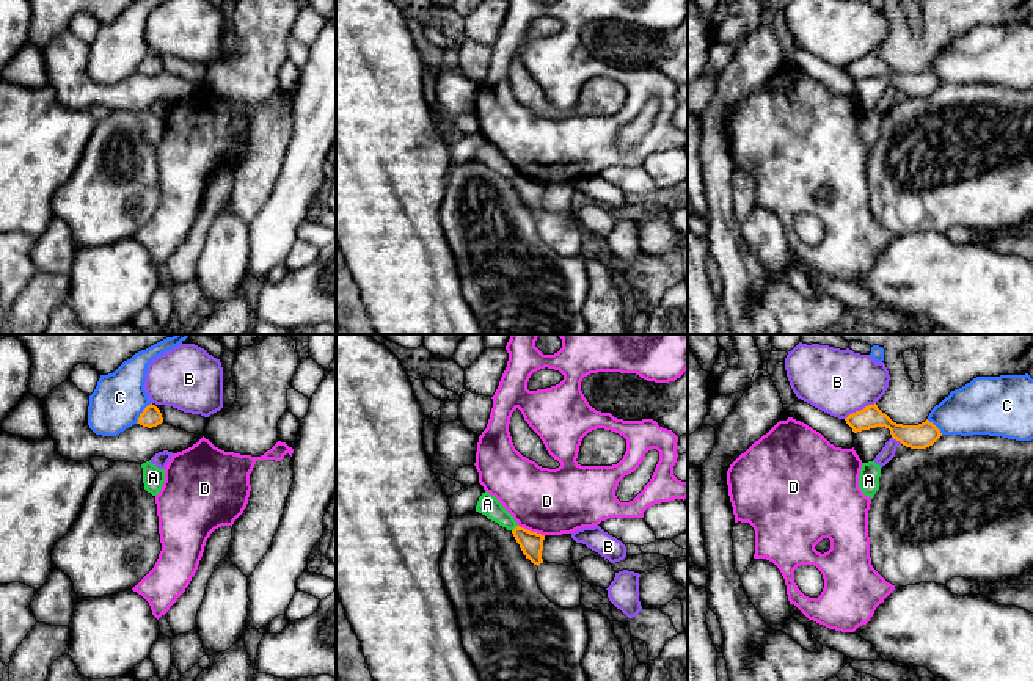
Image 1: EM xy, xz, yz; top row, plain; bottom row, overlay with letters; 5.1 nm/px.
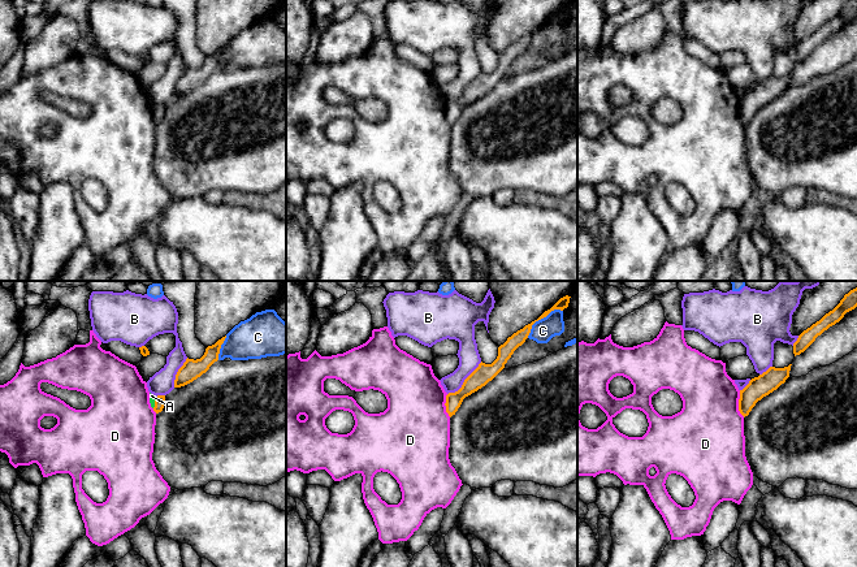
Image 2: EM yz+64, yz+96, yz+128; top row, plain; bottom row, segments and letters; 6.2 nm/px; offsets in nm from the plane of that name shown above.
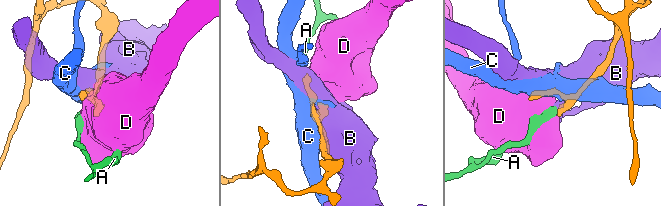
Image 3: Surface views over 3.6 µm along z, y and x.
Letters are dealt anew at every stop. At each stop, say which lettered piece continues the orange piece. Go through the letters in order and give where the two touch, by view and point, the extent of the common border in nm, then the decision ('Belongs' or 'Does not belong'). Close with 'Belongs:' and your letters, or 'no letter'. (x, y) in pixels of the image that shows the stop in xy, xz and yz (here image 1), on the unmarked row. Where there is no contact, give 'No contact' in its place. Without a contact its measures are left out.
A: Touches orange at xz (515, 176). Shared border 50 nm. Does not belong
B: Touches orange at yz (861, 58). Shared border 180 nm. Does not belong
C: Touches orange at xy (142, 61). Shared border 130 nm. Does not belong
D: Touches orange at xz (529, 179). Shared border 150 nm. Does not belong
Belongs: no letter

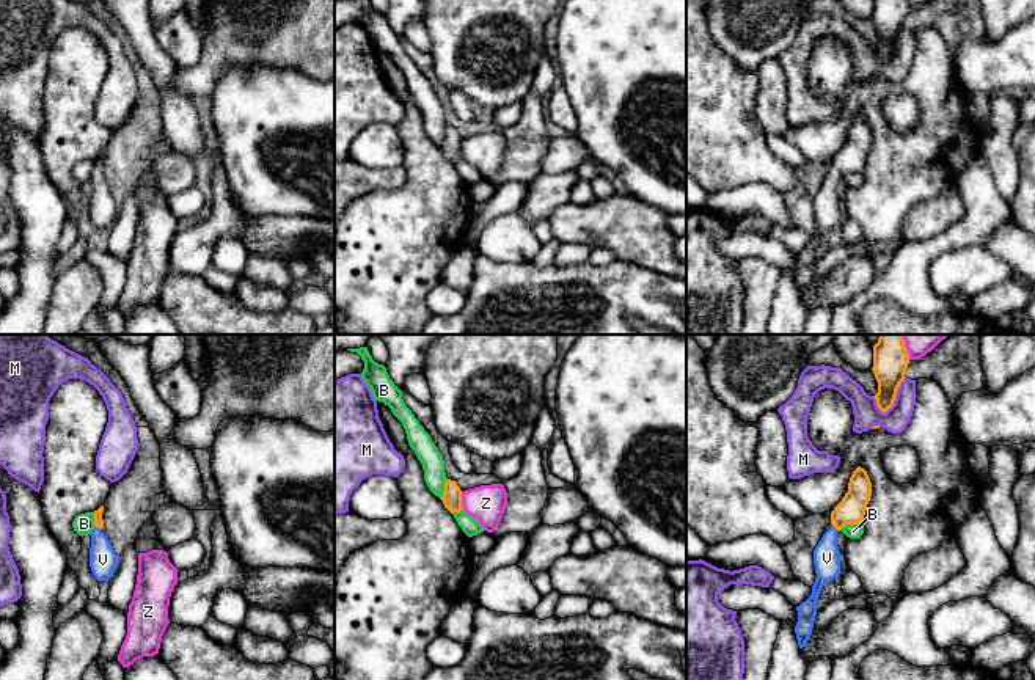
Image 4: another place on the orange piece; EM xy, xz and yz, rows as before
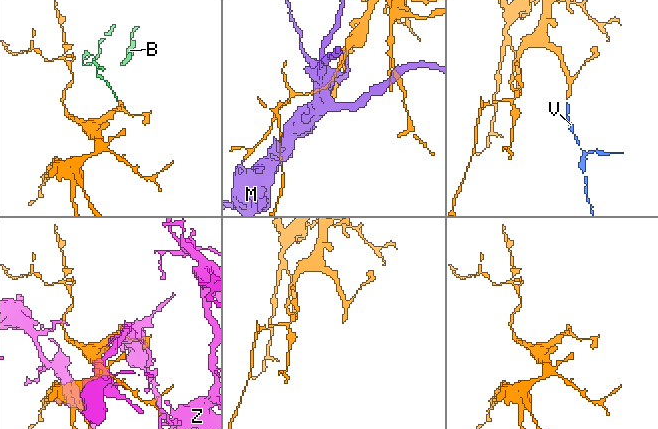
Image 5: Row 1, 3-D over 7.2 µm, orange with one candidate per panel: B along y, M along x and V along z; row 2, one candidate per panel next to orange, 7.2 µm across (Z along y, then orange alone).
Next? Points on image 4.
B: Touches orange at yz (848, 171). Shared border 120 nm. Does not belong
M: Touches orange at yz (896, 43). Shared border 220 nm. Does not belong
V: Touches orange at xy (98, 175). Shared border 40 nm. Belongs
Z: Touches orange at xz (460, 149). Shared border 100 nm. Does not belong
Belongs: V

